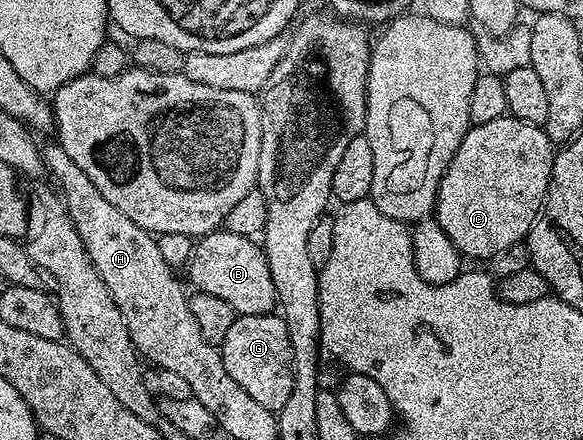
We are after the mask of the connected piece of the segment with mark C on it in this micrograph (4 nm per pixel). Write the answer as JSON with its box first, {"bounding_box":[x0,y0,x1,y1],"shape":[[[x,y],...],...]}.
{"bounding_box":[434,116,554,260],"shape":[[[510,116],[471,126],[461,140],[461,148],[453,152],[453,160],[449,160],[449,168],[445,168],[441,176],[435,197],[434,222],[442,228],[445,236],[449,236],[449,240],[453,240],[460,255],[466,257],[468,254],[471,258],[489,260],[505,248],[520,245],[543,208],[554,159],[553,143],[541,126]]]}

